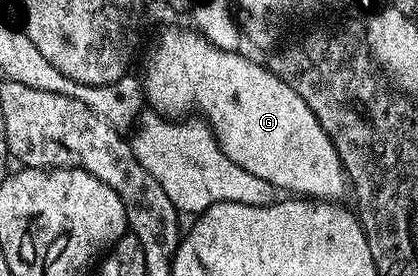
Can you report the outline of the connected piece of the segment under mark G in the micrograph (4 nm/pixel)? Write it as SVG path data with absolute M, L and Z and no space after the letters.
M169 27L163 30L151 49L146 53L141 73L139 72L139 80L146 102L160 115L165 115L168 118L180 118L191 112L200 113L200 116L211 127L211 132L215 134L215 139L219 142L219 147L225 153L225 157L229 157L229 161L233 161L233 165L241 165L241 169L245 169L245 173L253 173L253 177L261 177L261 181L267 183L268 188L284 187L287 190L284 192L290 193L292 196L310 197L316 201L342 200L344 198L342 195L348 194L349 180L343 170L343 163L339 160L339 154L333 145L333 141L329 141L325 129L321 129L313 109L309 109L309 105L305 105L305 101L301 101L301 97L297 97L297 93L293 89L289 89L289 85L285 85L285 81L281 81L281 77L274 75L270 66L263 64L262 67L261 64L254 63L251 59L246 59L243 53L239 51L221 49L204 38L200 32L192 28L189 29Z

